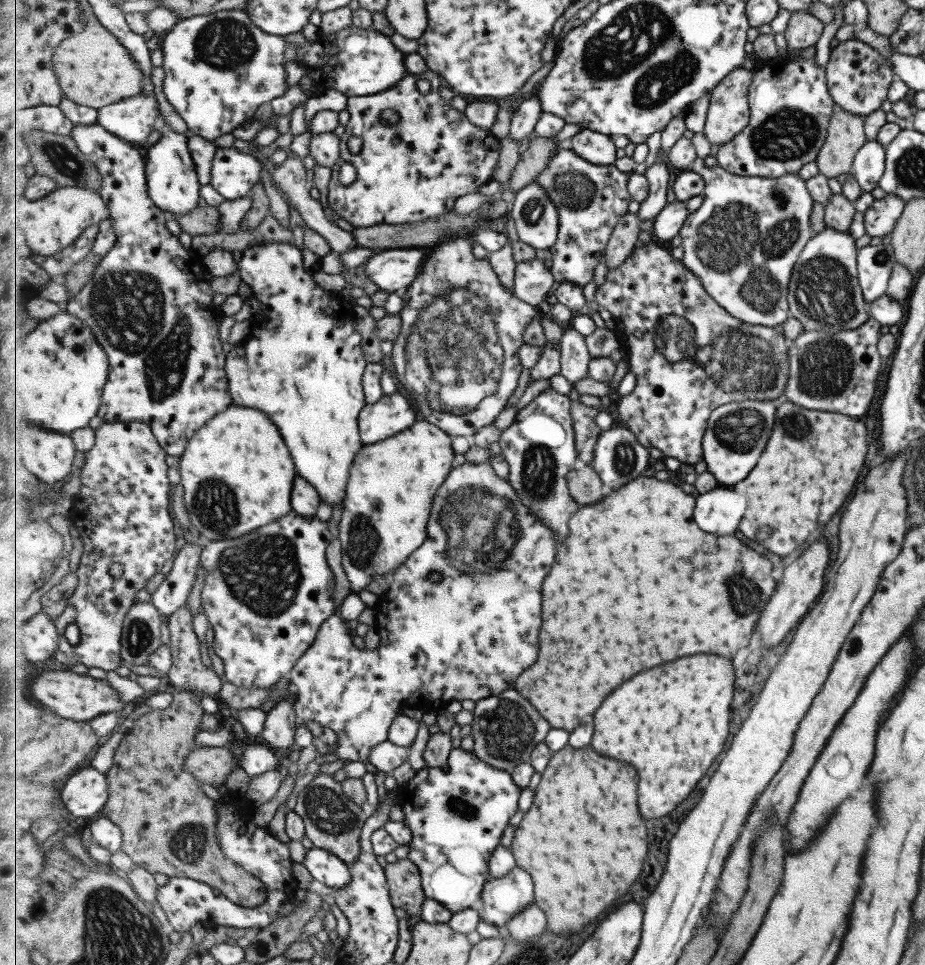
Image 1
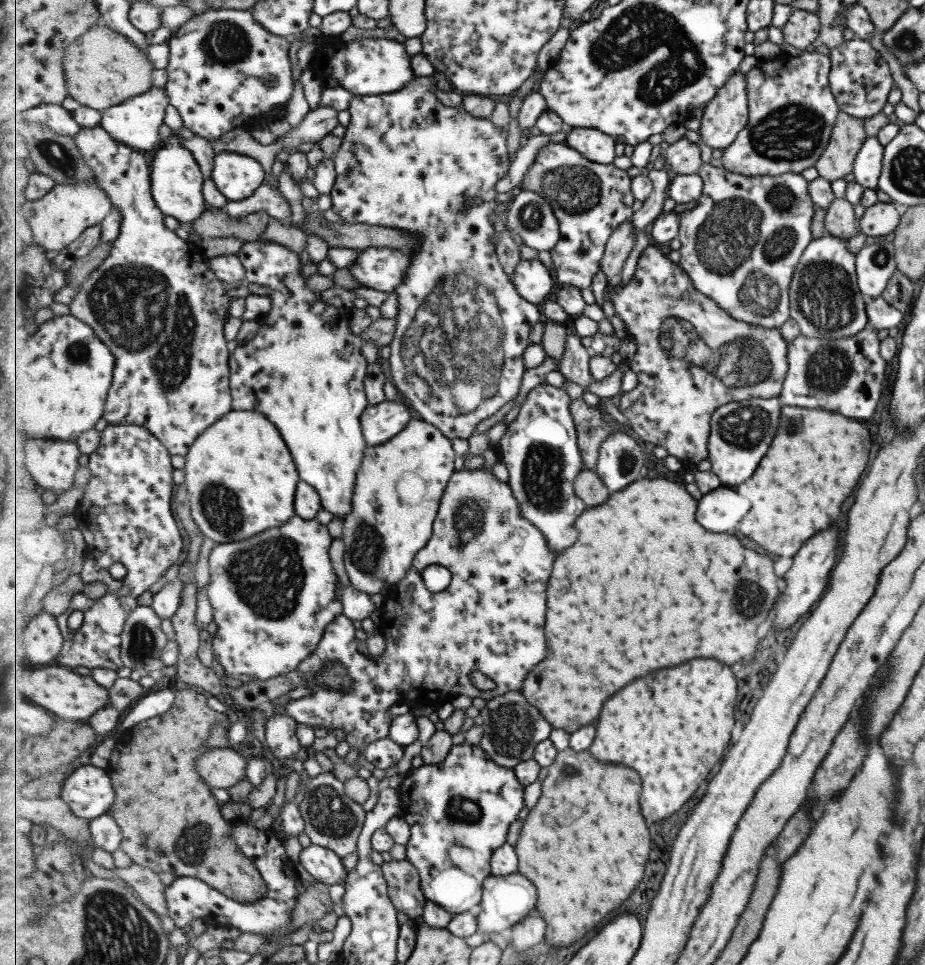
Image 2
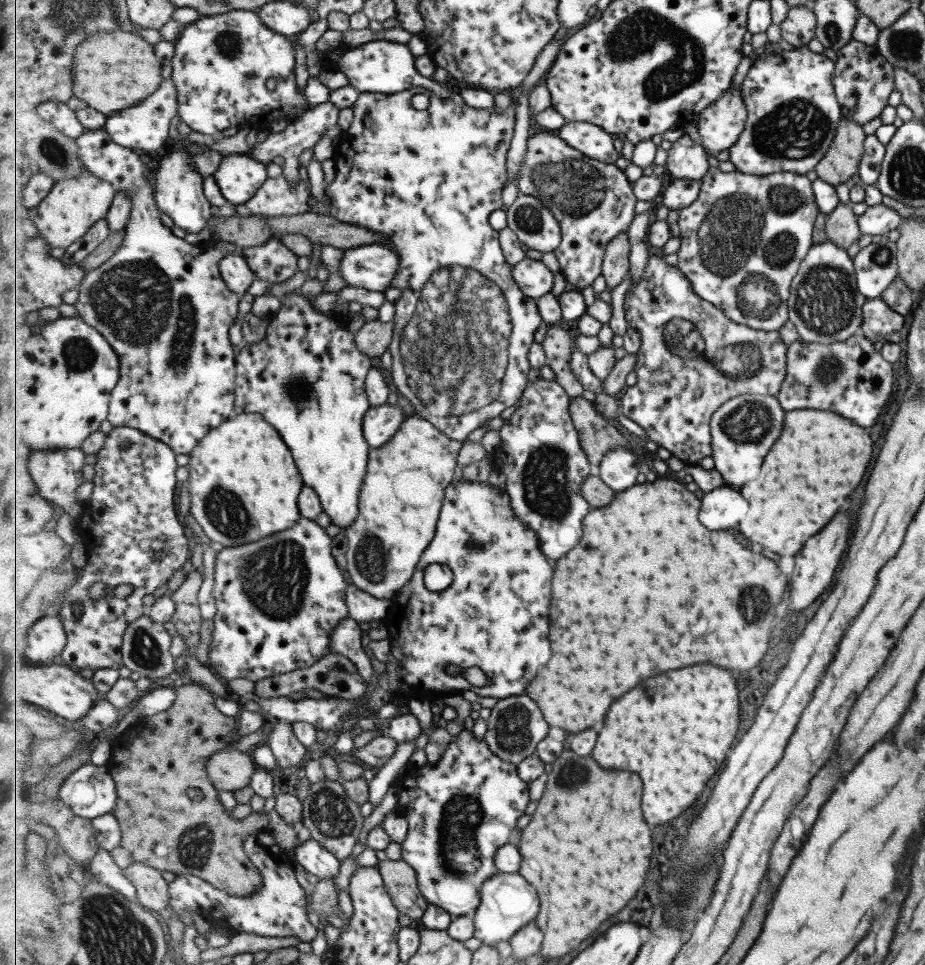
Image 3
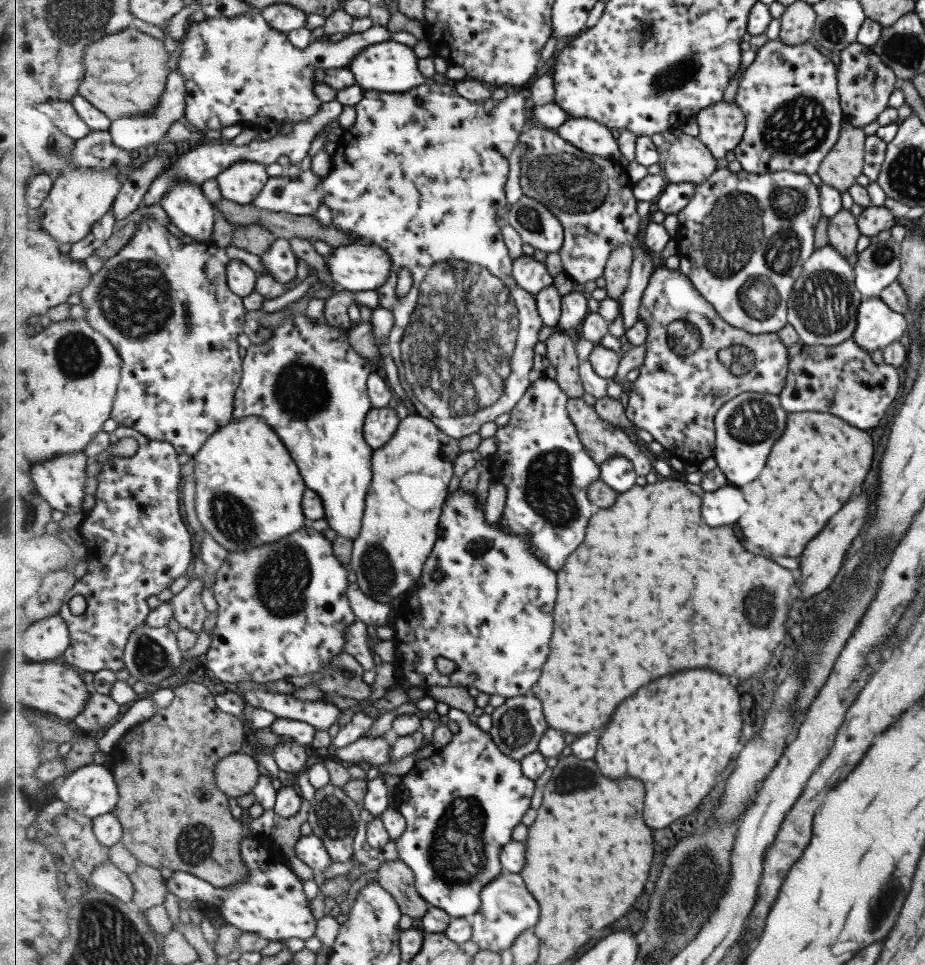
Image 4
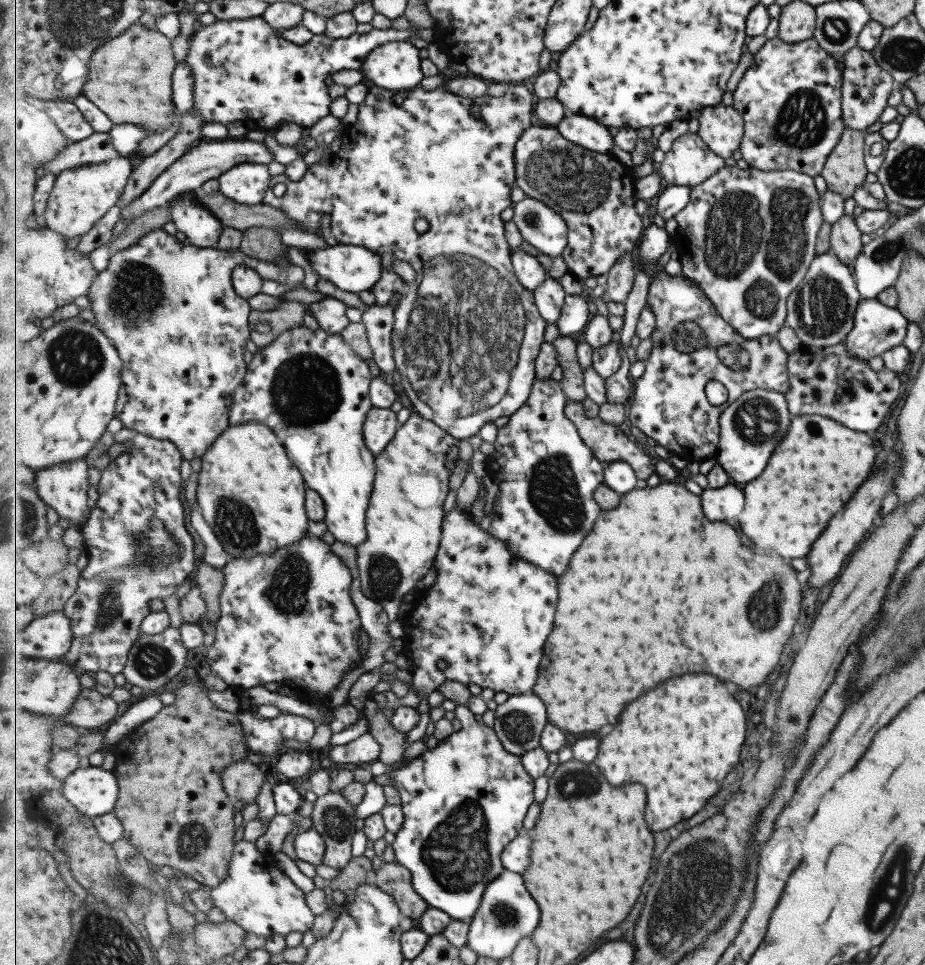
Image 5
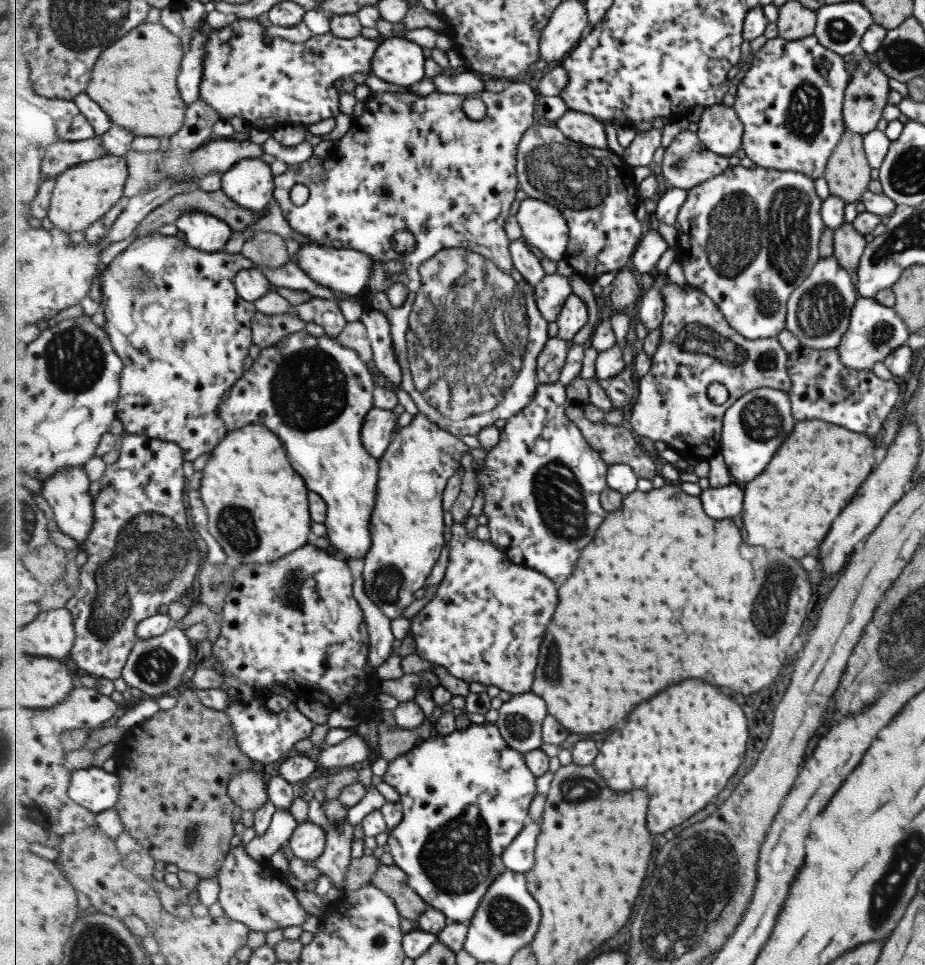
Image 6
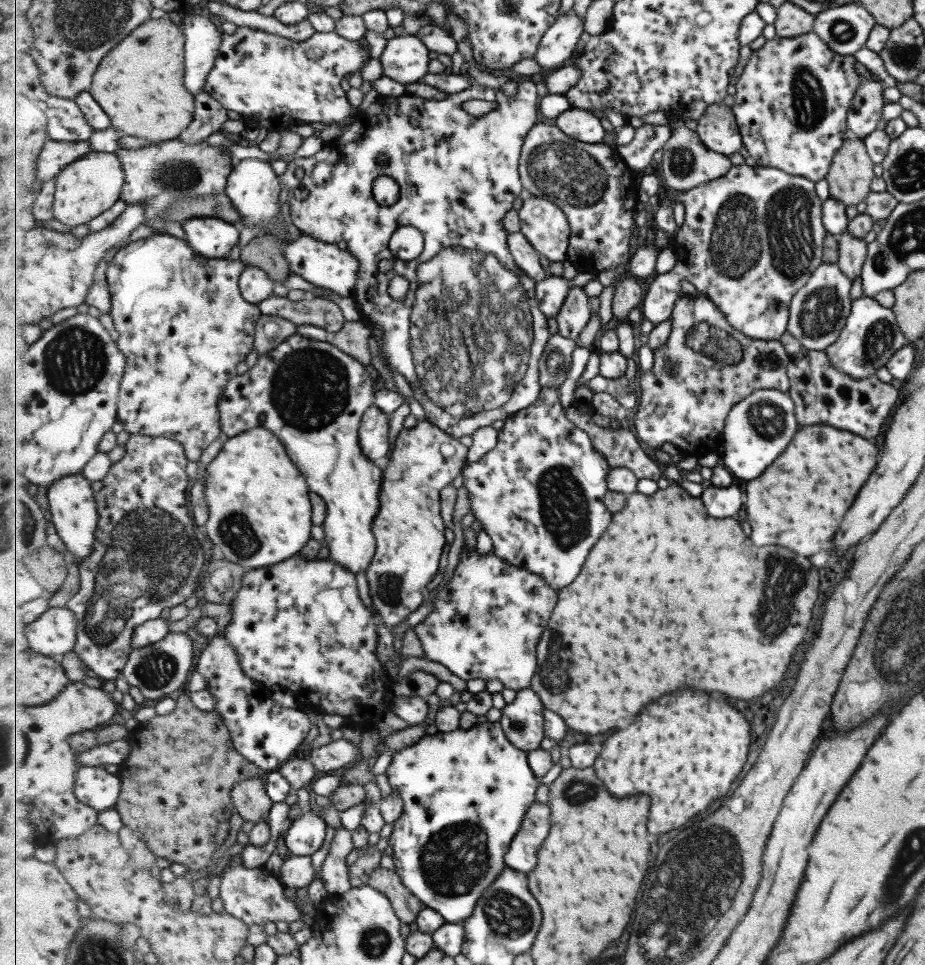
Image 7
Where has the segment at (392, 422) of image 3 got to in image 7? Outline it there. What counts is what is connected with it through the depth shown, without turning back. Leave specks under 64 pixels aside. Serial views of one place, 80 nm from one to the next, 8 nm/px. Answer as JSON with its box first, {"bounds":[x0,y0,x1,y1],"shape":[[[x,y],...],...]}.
{"bounds":[360,404,391,461],"shape":[[[376,404],[364,414],[360,426],[360,443],[366,458],[378,461],[391,452],[391,436],[389,436],[389,414]]]}

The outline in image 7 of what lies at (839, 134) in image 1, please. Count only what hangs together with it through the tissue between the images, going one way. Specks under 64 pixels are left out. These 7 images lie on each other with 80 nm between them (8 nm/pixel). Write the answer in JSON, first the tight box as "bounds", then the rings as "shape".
{"bounds":[825,131,874,206],"shape":[[[846,131],[828,166],[825,181],[829,185],[829,196],[845,206],[859,204],[870,191],[870,182],[874,178],[871,168],[873,163],[867,156],[862,138]]]}

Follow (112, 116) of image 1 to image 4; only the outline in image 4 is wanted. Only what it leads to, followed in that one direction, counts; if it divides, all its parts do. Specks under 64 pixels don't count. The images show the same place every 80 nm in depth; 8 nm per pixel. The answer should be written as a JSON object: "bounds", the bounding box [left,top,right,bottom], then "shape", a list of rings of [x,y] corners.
{"bounds":[108,68,187,151],"shape":[[[177,68],[170,74],[168,89],[165,90],[165,95],[160,98],[161,106],[157,106],[157,110],[153,114],[143,118],[119,118],[119,120],[113,121],[108,131],[112,134],[116,145],[126,151],[137,150],[137,148],[149,148],[149,146],[161,149],[160,142],[167,136],[171,124],[187,116],[187,113],[185,113],[185,110],[187,110],[187,94],[185,75]]]}

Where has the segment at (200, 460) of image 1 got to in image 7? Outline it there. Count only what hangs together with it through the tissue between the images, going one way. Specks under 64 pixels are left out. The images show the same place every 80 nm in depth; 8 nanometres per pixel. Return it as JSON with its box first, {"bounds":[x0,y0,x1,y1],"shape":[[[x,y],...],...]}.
{"bounds":[204,427,313,569],"shape":[[[257,427],[234,437],[228,437],[217,456],[206,466],[206,499],[209,521],[204,532],[223,554],[223,561],[248,569],[277,565],[293,558],[313,538],[311,528],[311,500],[305,476],[297,470],[281,439],[268,428]]]}

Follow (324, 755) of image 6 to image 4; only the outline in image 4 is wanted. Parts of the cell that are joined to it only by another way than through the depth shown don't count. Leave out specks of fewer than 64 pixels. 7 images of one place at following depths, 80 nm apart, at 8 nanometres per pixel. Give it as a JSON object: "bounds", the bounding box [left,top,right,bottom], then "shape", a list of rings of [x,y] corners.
{"bounds":[335,737,391,765],"shape":[[[360,737],[355,742],[337,749],[335,758],[345,762],[367,762],[379,765],[390,762],[391,744],[384,737]]]}

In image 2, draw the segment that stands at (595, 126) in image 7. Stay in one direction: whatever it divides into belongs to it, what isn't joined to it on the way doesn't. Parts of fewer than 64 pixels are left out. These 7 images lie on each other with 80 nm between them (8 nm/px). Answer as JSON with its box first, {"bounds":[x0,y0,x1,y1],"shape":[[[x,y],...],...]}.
{"bounds":[565,127,616,164],"shape":[[[571,127],[565,142],[593,162],[611,164],[616,161],[616,137],[605,134],[605,131],[593,127]]]}

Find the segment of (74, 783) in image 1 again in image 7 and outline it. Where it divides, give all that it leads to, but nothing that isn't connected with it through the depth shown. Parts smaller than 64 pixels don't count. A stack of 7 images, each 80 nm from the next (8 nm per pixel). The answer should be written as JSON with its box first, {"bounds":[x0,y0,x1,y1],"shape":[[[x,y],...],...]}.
{"bounds":[77,766,121,812],"shape":[[[85,766],[77,771],[77,798],[99,812],[114,808],[121,791],[121,777],[107,772],[103,766]]]}

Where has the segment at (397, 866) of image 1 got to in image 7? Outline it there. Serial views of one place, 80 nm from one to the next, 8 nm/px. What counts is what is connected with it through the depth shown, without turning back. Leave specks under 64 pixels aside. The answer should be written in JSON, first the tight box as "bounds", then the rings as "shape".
{"bounds":[368,868,425,923],"shape":[[[377,868],[370,876],[368,884],[383,891],[390,898],[397,916],[404,923],[416,922],[418,914],[425,907],[422,900],[405,886],[396,868]]]}

